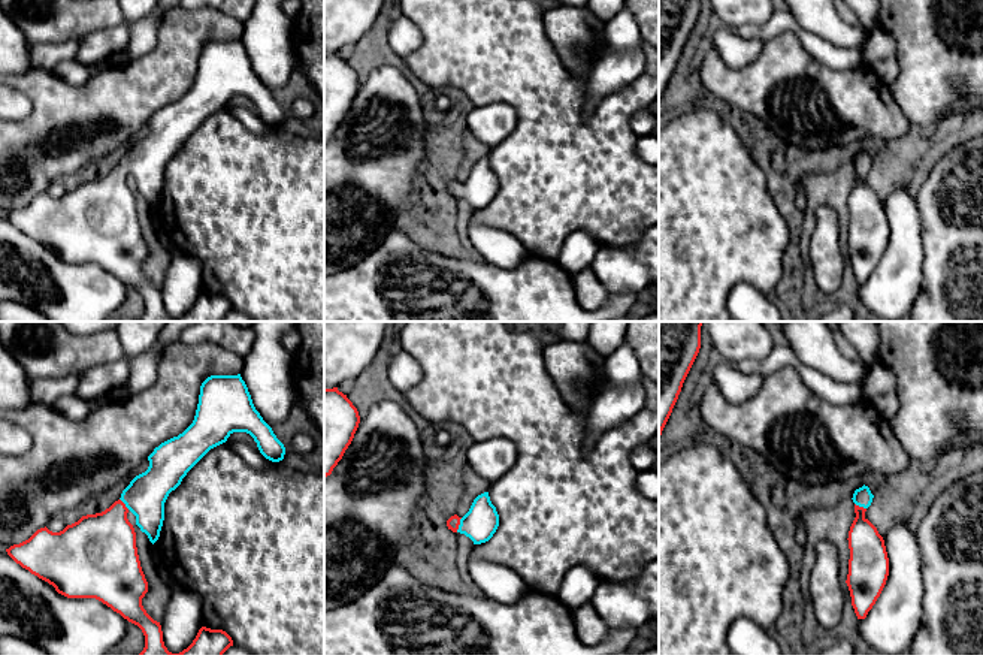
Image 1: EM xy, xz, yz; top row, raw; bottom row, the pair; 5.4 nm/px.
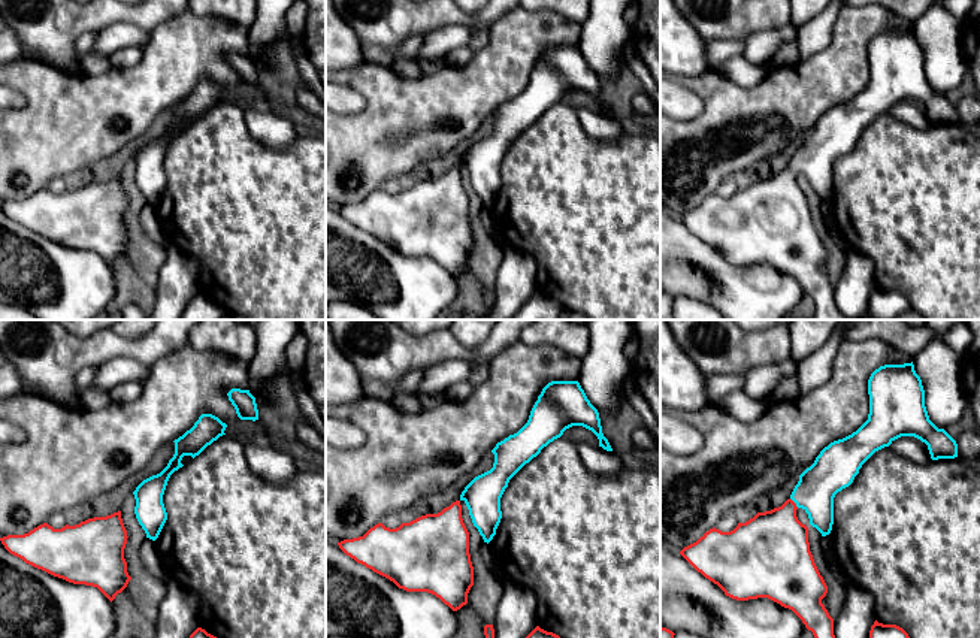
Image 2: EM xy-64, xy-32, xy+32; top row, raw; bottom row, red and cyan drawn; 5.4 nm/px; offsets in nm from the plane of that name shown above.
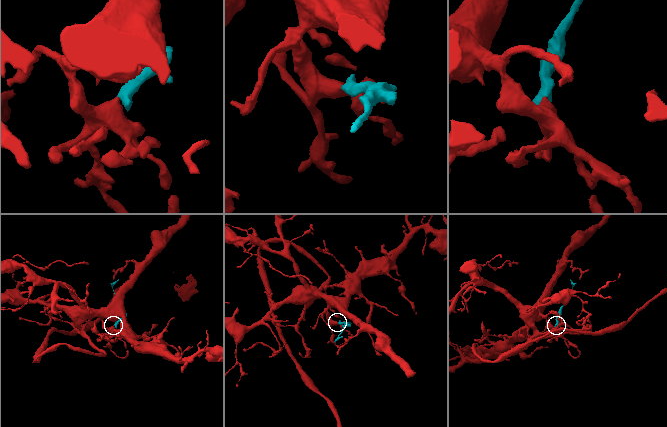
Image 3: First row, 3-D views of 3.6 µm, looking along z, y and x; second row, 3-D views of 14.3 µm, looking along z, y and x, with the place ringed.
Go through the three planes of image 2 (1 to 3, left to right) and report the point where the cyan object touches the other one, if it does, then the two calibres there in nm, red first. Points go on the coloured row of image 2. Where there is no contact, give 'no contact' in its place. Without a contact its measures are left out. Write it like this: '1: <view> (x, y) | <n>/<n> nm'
1: no contact
2: no contact
3: xy+32 (794, 502) | 360/220 nm

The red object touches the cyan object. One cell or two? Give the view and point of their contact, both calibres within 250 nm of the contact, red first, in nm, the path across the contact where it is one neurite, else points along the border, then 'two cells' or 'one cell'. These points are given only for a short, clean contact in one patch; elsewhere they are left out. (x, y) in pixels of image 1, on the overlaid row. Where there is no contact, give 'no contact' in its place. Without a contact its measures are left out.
meets red in xz at (459, 524); 70 nm thick on the red side, 180 nm on the other; runs through xz (453, 522), (459, 524), (478, 524), (481, 521); one cell

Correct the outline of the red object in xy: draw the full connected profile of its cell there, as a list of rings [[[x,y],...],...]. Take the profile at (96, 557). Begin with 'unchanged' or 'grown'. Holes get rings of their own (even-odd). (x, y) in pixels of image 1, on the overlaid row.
grown; [[[241,374],[211,375],[200,386],[193,423],[178,437],[154,449],[148,456],[148,470],[130,482],[118,501],[102,513],[82,516],[60,532],[52,532],[46,526],[40,528],[28,540],[6,549],[7,555],[22,568],[52,585],[58,594],[67,598],[96,598],[137,625],[145,636],[145,648],[139,655],[223,655],[233,646],[232,637],[223,630],[206,627],[199,630],[193,643],[182,652],[167,651],[160,622],[154,621],[142,606],[148,582],[137,555],[136,532],[127,513],[131,511],[136,516],[136,525],[154,544],[160,537],[169,493],[211,449],[226,443],[233,432],[249,434],[266,459],[272,462],[284,459],[284,444],[255,410]]]

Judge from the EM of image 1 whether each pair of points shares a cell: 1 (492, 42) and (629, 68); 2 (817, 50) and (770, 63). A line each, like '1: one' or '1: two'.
1: two
2: two

